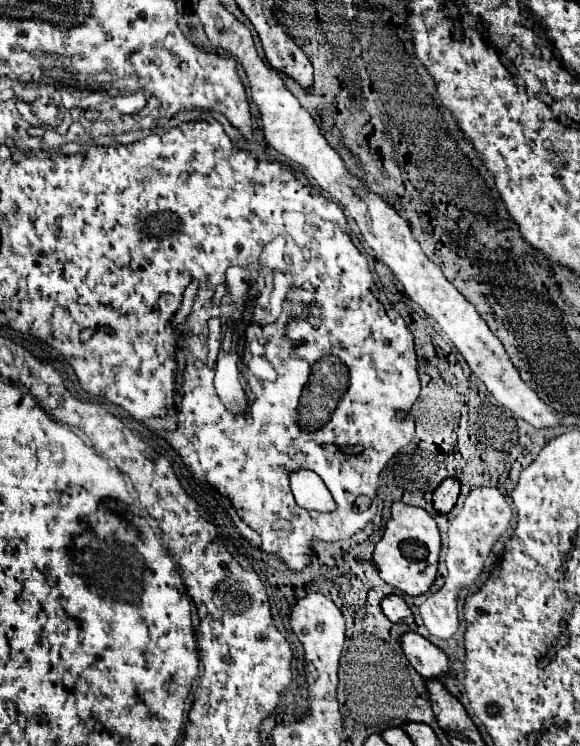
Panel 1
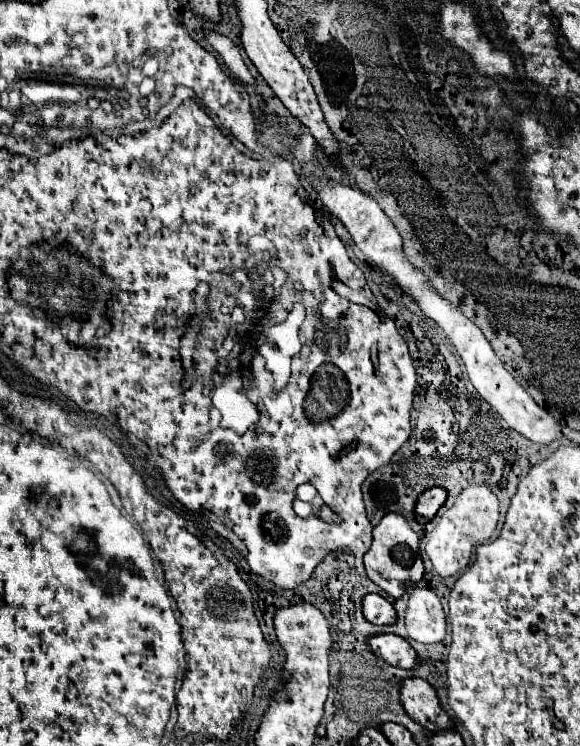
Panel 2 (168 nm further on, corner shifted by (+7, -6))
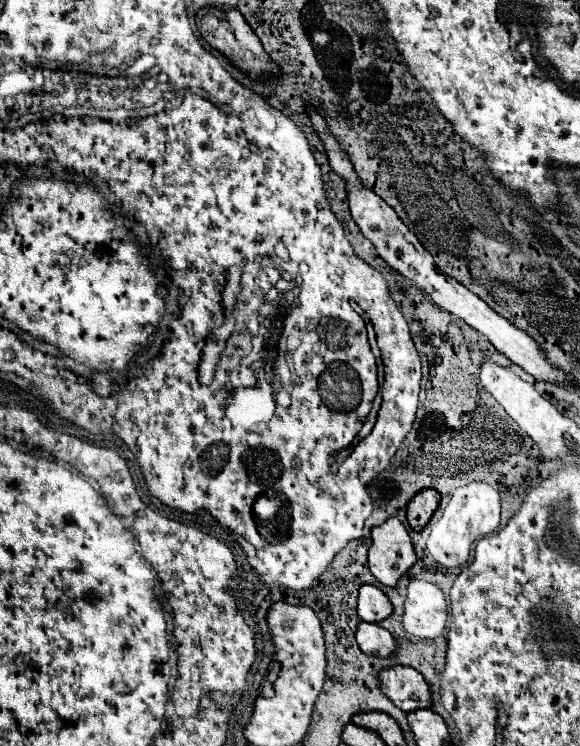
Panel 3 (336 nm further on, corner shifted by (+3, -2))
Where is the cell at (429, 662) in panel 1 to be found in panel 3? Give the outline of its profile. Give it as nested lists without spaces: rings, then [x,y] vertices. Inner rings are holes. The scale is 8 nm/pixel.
[[[362,621],[362,625],[356,631],[356,641],[366,655],[384,657],[384,659],[394,655],[398,649],[396,637],[376,623],[364,623]]]

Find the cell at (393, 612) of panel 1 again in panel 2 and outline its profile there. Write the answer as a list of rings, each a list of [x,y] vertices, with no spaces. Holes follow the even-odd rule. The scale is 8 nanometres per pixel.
[[[368,593],[362,599],[362,611],[364,611],[366,621],[374,625],[392,625],[396,621],[396,611],[392,603],[388,603],[378,593]]]

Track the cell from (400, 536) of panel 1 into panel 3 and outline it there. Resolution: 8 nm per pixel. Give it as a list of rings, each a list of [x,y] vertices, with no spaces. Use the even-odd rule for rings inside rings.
[[[390,517],[372,529],[368,565],[372,575],[386,587],[396,587],[400,577],[412,569],[416,553],[412,539],[398,517]]]

